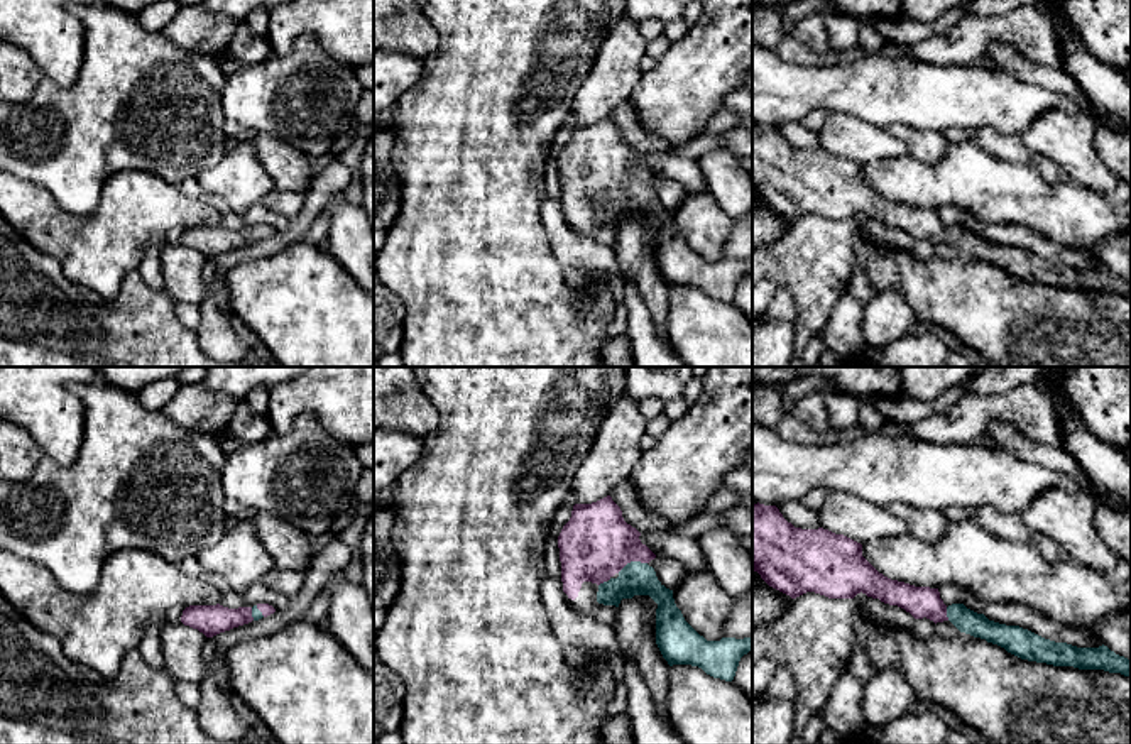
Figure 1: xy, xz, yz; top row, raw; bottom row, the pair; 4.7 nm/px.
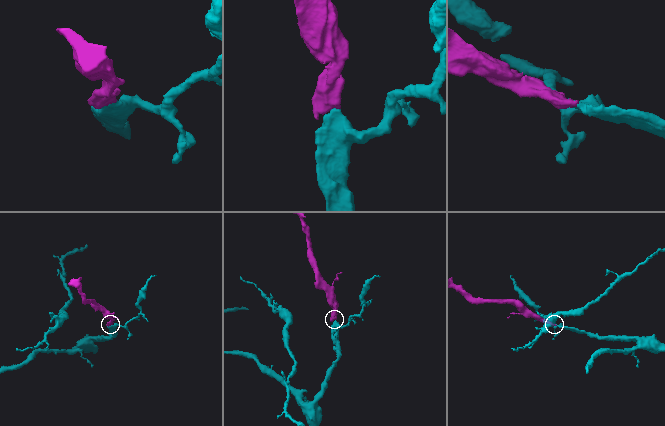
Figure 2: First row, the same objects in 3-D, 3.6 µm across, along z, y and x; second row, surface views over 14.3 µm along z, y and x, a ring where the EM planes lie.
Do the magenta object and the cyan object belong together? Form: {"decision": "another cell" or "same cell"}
{"decision": "same cell"}

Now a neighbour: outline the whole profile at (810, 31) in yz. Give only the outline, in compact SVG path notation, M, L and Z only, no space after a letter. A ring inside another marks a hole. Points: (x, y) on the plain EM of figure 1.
M811 14L800 19L791 32L795 39L800 41L801 46L808 47L813 52L827 52L830 51L828 32L825 29L825 15Z

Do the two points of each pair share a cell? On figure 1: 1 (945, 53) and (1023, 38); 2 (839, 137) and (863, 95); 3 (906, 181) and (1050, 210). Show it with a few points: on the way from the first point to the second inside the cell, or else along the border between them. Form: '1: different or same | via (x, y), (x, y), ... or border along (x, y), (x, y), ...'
1: same | via (964, 44), (978, 32), (1005, 32)
2: different | border along (827, 110), (851, 114), (885, 129)
3: same | via (942, 183), (978, 183), (994, 191), (1015, 193)

